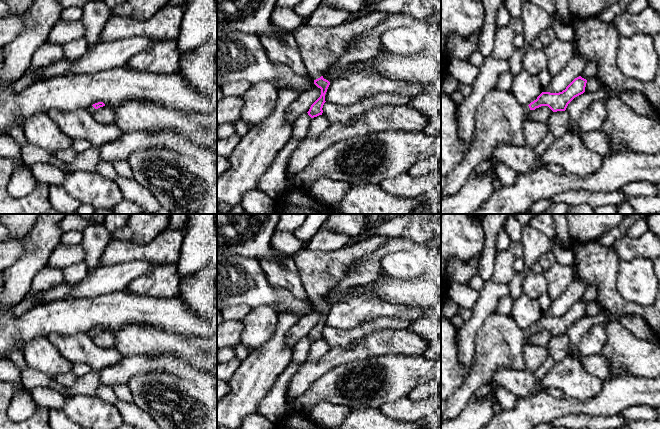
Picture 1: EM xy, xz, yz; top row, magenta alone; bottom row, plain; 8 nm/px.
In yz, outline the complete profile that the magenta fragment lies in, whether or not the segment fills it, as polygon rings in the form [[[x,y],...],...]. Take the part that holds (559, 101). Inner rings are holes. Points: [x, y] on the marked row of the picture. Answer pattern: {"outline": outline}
{"outline": [[[579,76],[562,92],[542,92],[537,99],[529,105],[521,105],[514,97],[512,91],[501,91],[496,87],[489,91],[475,114],[475,131],[469,142],[468,152],[446,177],[446,184],[441,192],[441,198],[457,194],[467,182],[469,176],[474,172],[474,169],[483,161],[493,158],[493,154],[499,145],[527,145],[523,135],[524,115],[526,113],[541,106],[548,106],[553,112],[565,111],[568,104],[575,97],[585,92],[586,83],[587,80]]]}

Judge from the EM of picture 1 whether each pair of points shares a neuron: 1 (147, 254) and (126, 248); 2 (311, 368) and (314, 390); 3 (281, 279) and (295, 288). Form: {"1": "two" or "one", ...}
{"1": "one", "2": "two", "3": "one"}

